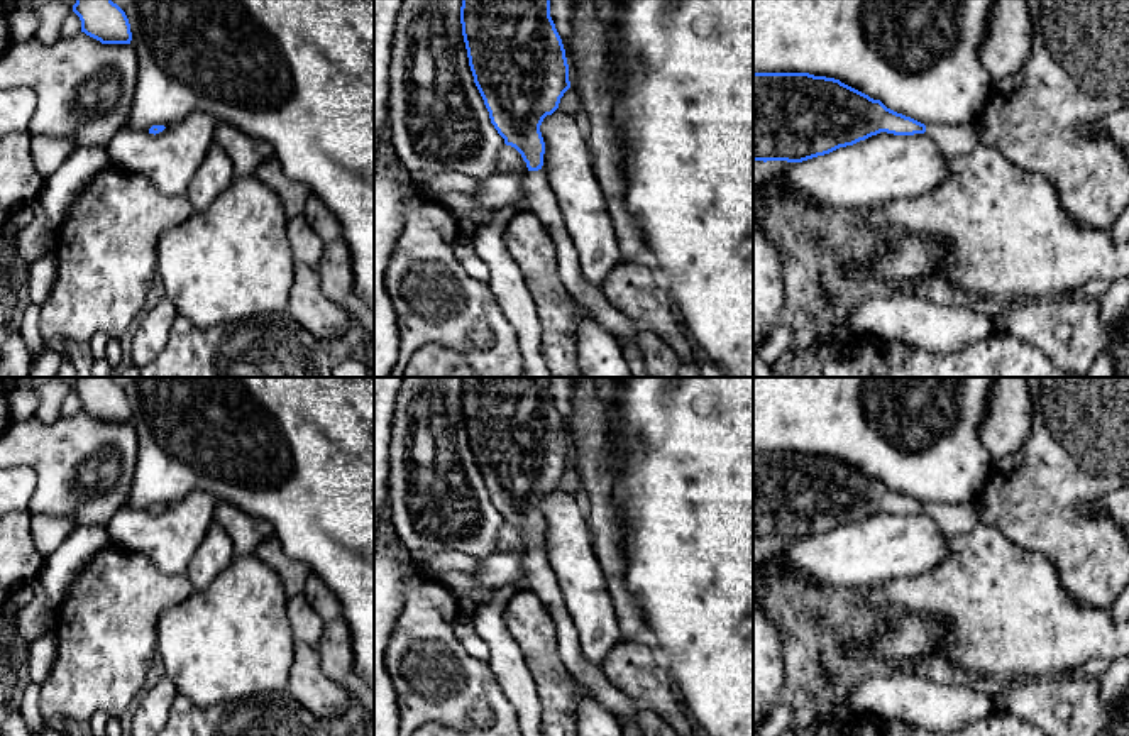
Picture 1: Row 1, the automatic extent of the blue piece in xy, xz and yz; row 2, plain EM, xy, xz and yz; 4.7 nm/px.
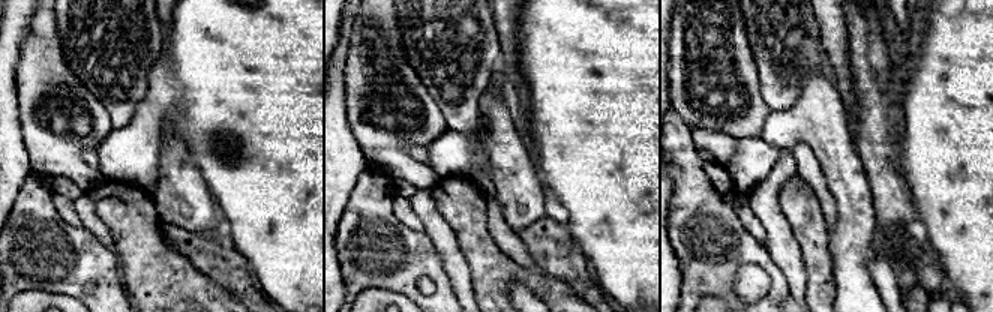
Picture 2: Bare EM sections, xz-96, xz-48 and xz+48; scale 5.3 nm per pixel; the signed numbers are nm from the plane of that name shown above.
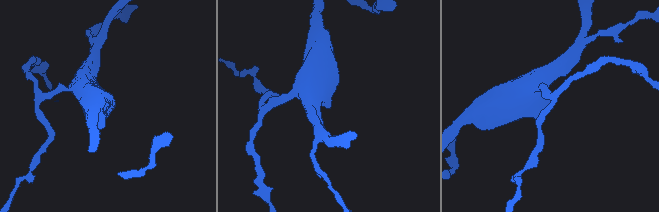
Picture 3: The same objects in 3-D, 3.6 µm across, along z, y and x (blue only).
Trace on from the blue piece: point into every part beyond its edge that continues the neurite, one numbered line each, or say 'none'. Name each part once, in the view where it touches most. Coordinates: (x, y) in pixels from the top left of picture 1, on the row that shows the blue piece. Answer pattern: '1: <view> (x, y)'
1: xz (542, 202)

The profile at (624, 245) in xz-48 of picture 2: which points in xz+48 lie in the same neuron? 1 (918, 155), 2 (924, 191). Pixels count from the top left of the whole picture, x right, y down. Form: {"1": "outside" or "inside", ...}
{"1": "inside", "2": "inside"}

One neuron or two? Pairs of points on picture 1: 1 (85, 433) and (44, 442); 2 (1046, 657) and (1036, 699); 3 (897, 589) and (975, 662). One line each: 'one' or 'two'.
1: one
2: two
3: one

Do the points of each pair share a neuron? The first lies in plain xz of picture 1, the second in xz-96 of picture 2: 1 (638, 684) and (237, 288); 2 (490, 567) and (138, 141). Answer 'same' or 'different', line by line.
1: same
2: same

